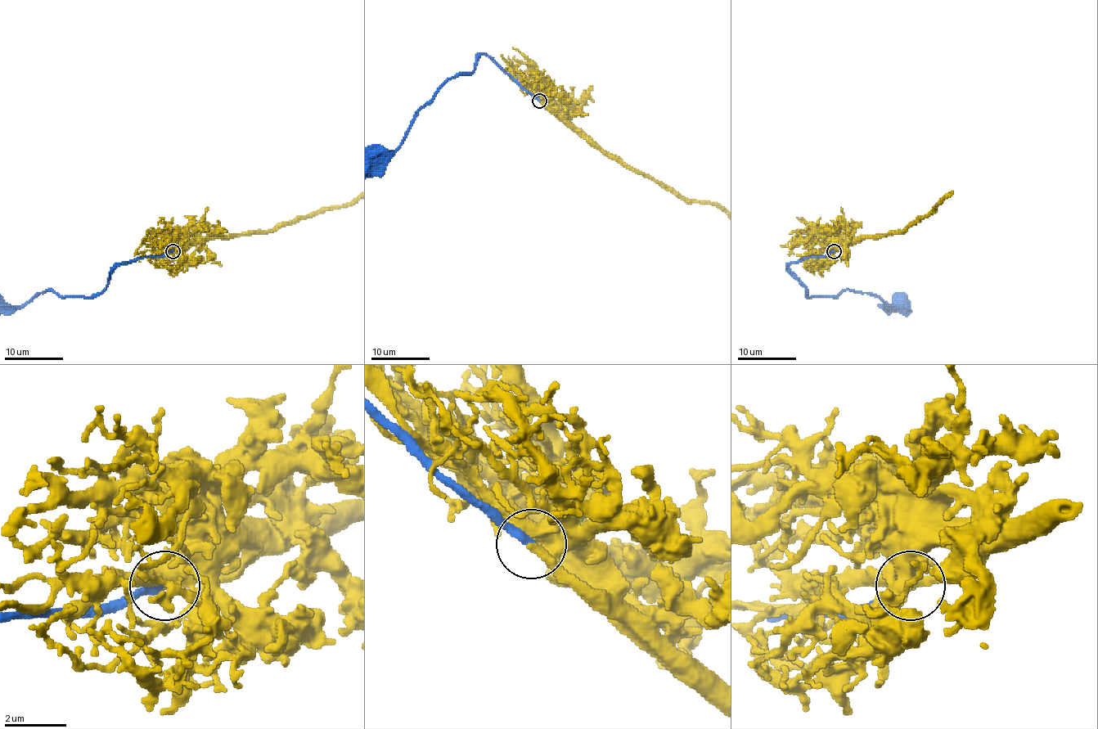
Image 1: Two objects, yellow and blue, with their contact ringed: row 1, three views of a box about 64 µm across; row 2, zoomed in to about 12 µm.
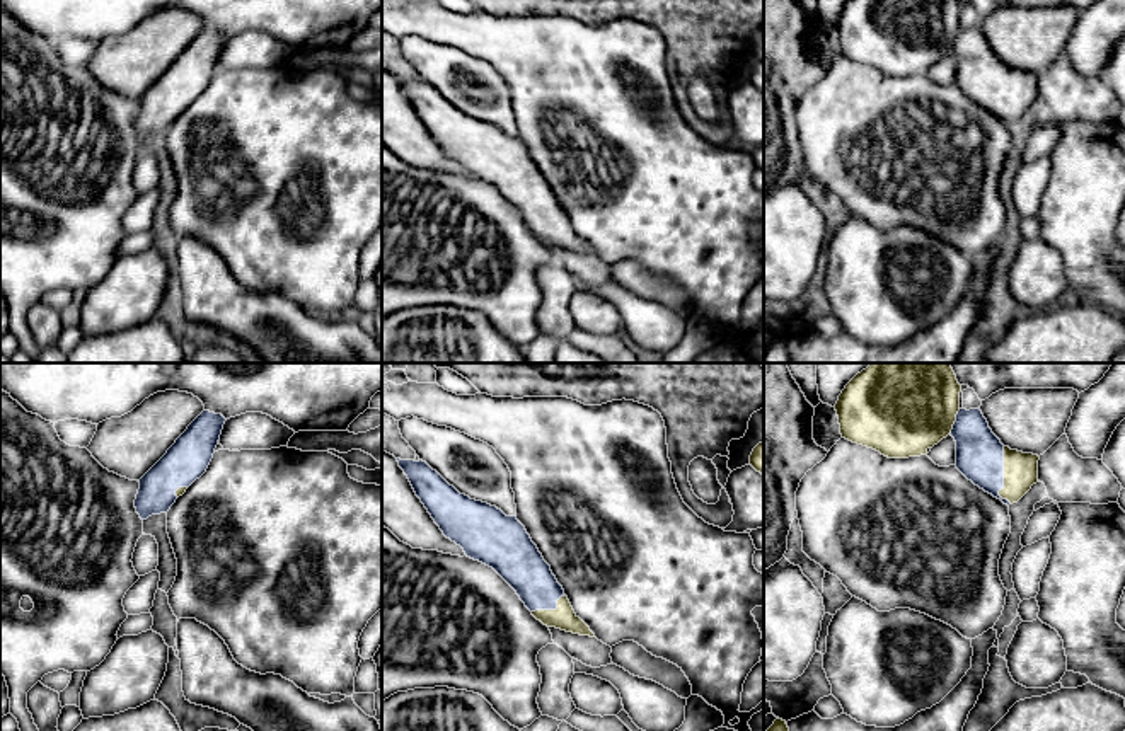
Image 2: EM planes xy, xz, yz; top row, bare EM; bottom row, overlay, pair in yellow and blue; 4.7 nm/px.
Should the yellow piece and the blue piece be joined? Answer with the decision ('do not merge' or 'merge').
merge

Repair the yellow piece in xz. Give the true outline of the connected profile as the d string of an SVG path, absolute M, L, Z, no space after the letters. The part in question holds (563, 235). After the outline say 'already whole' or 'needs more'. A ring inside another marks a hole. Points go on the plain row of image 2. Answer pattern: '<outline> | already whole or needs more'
M423 78L397 80L443 153L460 164L467 176L493 186L537 239L595 256L574 232L551 184L516 135L460 112Z | needs more

